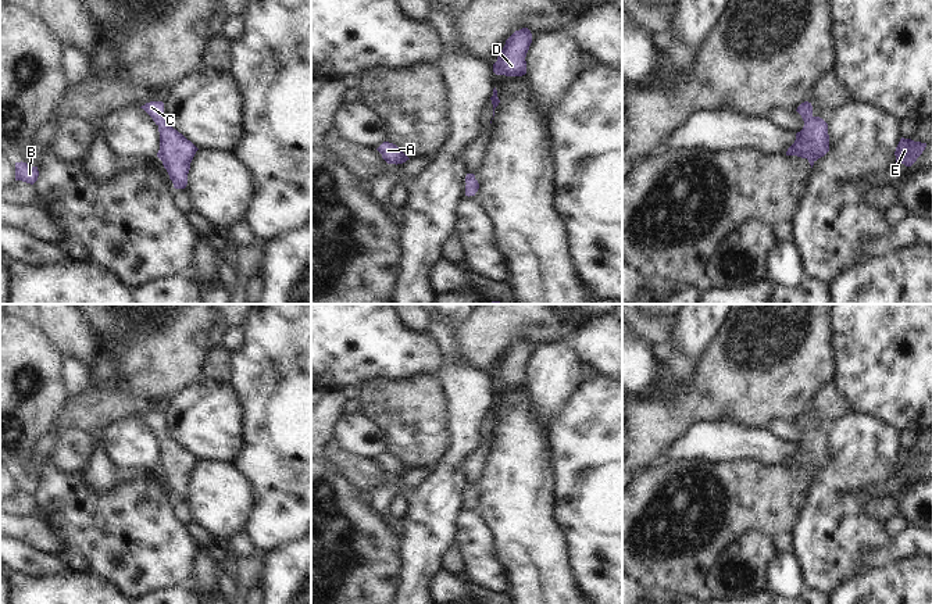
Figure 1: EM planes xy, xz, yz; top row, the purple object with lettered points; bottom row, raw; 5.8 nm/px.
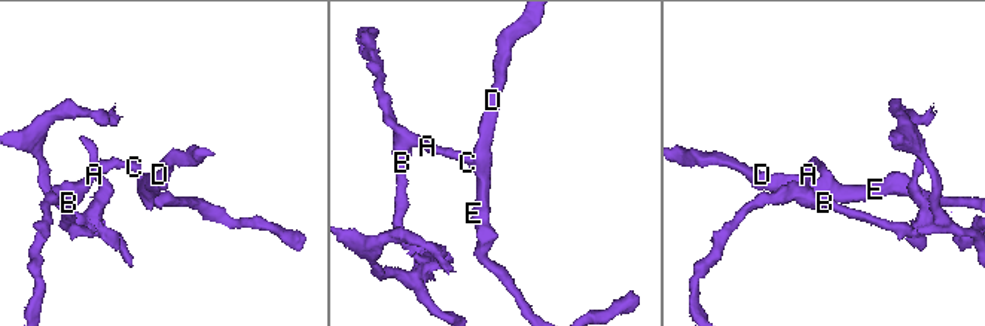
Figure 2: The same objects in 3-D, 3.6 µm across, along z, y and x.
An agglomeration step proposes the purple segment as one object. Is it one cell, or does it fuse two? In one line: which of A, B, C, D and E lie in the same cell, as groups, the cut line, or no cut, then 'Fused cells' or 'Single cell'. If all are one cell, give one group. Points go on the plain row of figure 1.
Groups: A B C D E. No split. Single cell.

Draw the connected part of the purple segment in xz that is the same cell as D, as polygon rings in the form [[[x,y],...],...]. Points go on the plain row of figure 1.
[[[528,339],[515,342],[500,362],[497,372],[493,375],[496,386],[522,387],[526,385],[526,364],[532,354],[532,344]]]

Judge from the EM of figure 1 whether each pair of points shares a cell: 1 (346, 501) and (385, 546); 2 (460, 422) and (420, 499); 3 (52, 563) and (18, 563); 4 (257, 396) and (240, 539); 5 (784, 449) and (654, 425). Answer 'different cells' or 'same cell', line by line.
1: same cell
2: same cell
3: same cell
4: different cells
5: different cells

